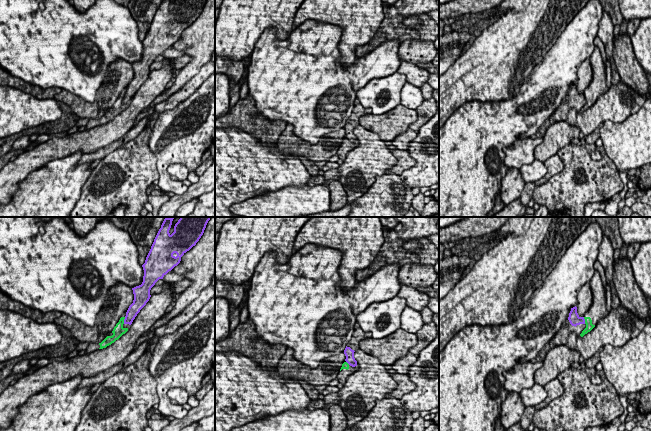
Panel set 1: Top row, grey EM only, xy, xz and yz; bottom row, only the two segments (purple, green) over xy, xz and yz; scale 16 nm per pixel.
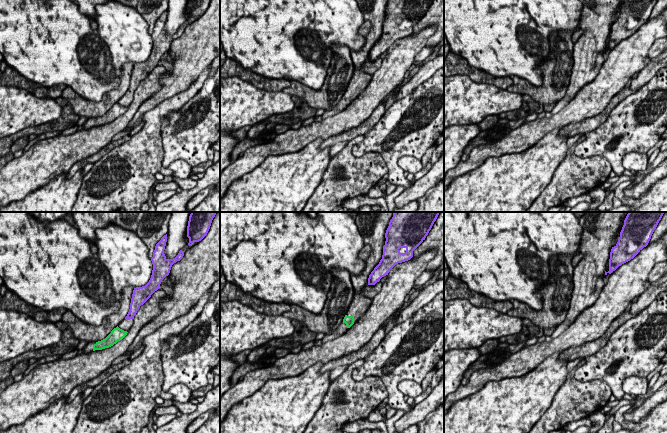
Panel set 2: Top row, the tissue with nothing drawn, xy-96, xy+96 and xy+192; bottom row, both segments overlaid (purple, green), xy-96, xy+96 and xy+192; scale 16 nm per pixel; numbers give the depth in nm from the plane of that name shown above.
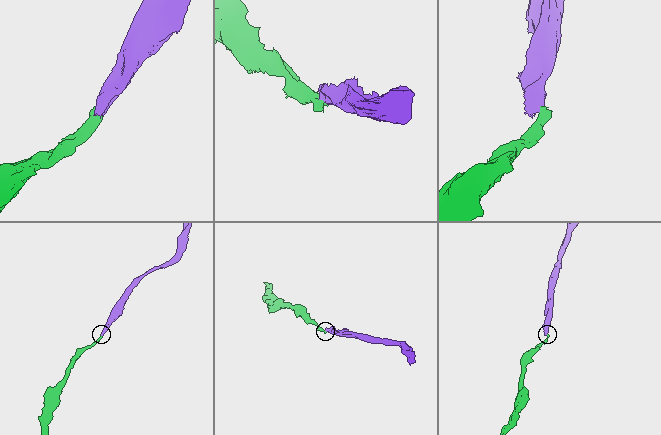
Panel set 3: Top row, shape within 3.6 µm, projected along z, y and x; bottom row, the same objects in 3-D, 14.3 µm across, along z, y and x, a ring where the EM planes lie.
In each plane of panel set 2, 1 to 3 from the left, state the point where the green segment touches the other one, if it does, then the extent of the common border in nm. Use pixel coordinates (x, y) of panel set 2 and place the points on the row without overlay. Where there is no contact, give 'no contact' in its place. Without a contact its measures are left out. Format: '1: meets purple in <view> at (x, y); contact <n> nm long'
1: no contact
2: no contact
3: no contact

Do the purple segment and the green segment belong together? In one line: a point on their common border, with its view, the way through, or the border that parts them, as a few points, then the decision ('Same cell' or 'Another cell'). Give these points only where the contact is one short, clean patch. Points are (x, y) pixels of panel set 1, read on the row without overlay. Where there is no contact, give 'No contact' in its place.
Touches purple at xy (124, 96). Boundary: xy (125, 93), (123, 99). Another cell

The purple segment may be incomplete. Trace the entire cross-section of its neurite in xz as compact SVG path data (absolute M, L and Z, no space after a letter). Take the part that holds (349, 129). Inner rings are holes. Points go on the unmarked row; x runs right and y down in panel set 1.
M361 104L354 106L353 111L348 118L344 130L346 132L345 137L352 143L357 142L357 137L354 134L354 128L359 125L359 118L366 114L371 114L372 110L370 108L364 108Z

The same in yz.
M576 82L571 84L568 95L559 106L560 113L558 118L566 121L571 108L575 108L576 112L579 112L585 104L586 100L584 93L578 91Z

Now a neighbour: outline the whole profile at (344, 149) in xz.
M344 138L337 152L339 159L344 161L346 159L346 155L357 146L358 142L352 143L347 138Z

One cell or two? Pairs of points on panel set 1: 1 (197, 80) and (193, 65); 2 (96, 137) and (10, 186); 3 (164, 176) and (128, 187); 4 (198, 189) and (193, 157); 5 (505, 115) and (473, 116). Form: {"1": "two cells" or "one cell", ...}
{"1": "two cells", "2": "one cell", "3": "two cells", "4": "two cells", "5": "one cell"}

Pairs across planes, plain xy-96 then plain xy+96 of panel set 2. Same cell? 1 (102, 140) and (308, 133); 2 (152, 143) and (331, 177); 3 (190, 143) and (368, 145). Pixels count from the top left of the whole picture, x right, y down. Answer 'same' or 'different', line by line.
1: same
2: same
3: same

